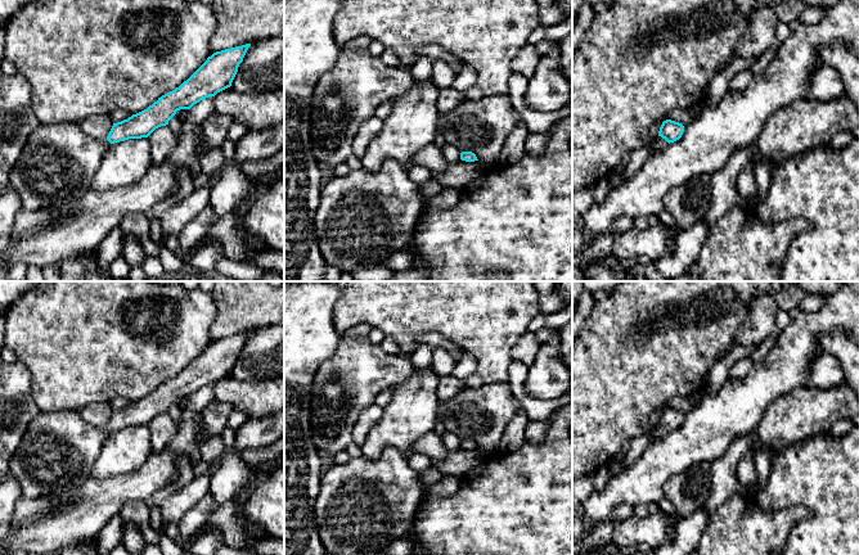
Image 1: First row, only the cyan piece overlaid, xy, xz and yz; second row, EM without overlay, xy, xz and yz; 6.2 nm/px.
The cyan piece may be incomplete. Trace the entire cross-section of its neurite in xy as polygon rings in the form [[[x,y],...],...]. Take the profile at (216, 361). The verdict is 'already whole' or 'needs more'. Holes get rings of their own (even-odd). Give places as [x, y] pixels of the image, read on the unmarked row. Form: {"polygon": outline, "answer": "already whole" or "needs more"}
{"polygon": [[[246,331],[213,340],[179,375],[158,385],[147,397],[113,411],[105,428],[96,428],[86,423],[77,411],[40,412],[30,423],[9,462],[10,475],[21,484],[23,496],[27,498],[62,497],[64,493],[75,491],[91,474],[93,465],[112,432],[148,425],[156,416],[168,412],[177,398],[190,397],[201,388],[230,375],[249,334],[251,331]]], "answer": "needs more"}

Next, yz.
{"polygon": [[[666,407],[662,410],[657,427],[651,432],[651,441],[660,441],[667,436],[670,430],[674,430],[682,425],[684,414],[679,410]]], "answer": "needs more"}

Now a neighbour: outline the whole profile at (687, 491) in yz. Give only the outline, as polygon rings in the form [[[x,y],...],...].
[[[698,462],[667,479],[665,497],[673,504],[679,520],[698,510],[707,500],[711,473],[711,462]]]

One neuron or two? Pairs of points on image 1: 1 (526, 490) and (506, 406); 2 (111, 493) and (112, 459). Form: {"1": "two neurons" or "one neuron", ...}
{"1": "two neurons", "2": "two neurons"}

